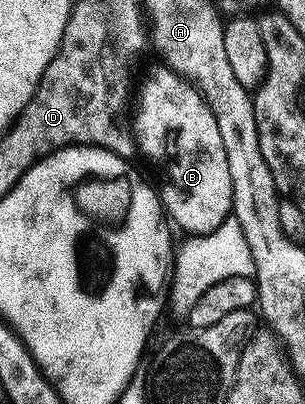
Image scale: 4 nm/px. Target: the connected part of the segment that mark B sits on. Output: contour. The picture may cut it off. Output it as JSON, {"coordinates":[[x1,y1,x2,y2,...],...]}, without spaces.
{"coordinates":[[170,69,152,77,145,87,139,112,133,119,133,134,140,152,144,151,163,174,161,202,164,212,191,235,207,235,233,211,229,161,222,145,217,121,194,82]]}

